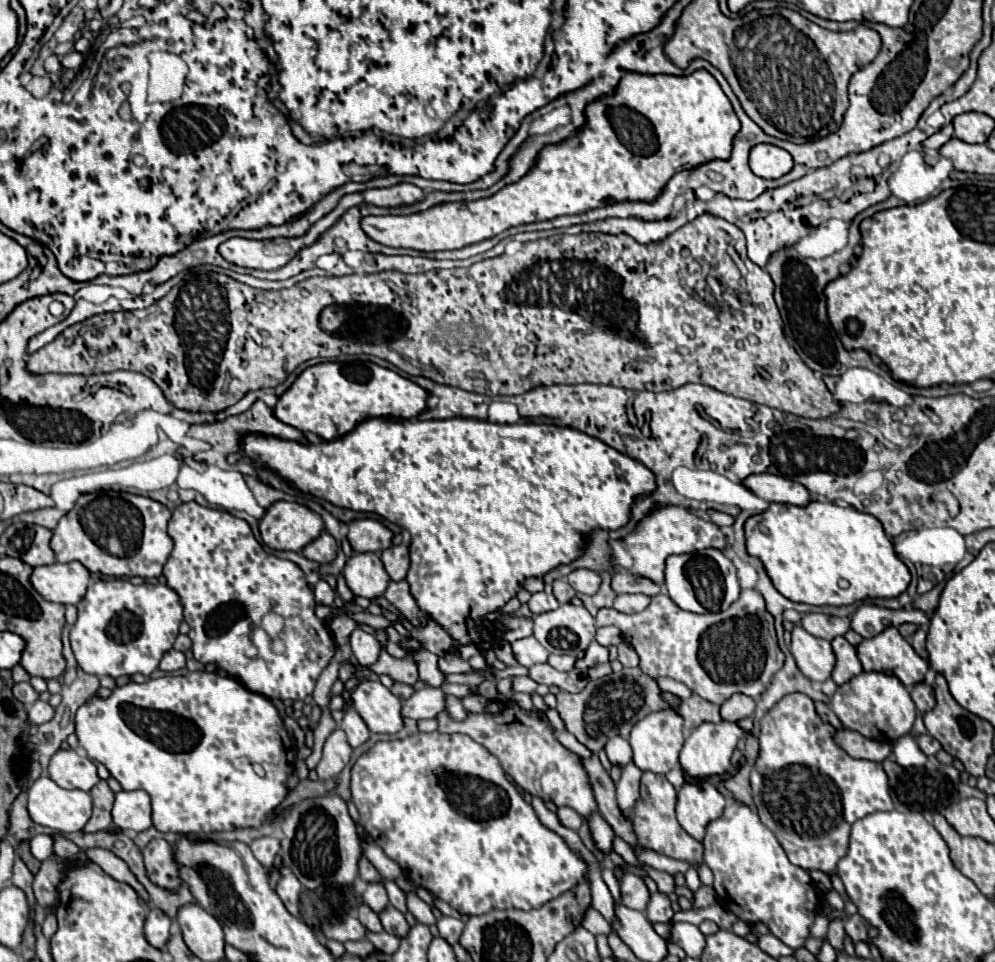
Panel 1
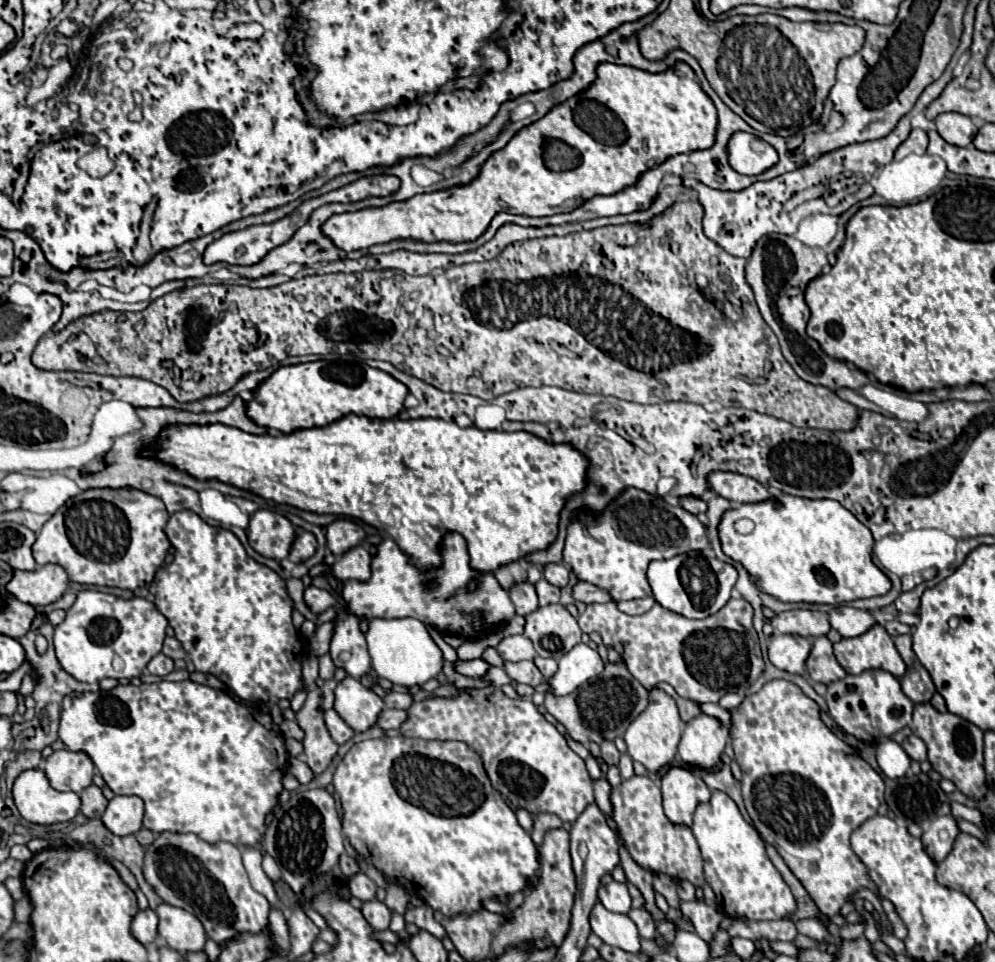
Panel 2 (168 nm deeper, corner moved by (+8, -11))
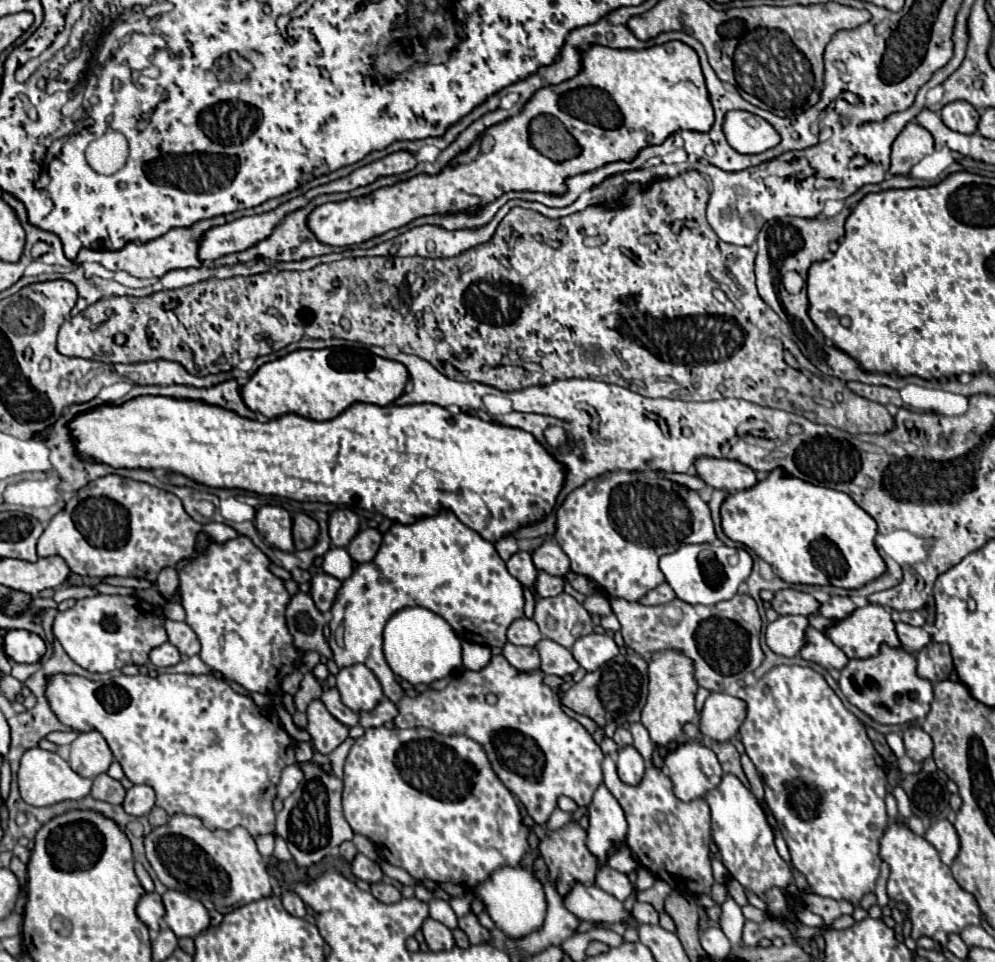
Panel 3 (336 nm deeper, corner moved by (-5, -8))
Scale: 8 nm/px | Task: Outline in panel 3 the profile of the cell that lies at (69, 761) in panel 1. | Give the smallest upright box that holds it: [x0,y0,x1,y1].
[69,733,113,779]

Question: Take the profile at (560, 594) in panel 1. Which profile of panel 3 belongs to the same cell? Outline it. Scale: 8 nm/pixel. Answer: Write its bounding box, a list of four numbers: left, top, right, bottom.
[537,571,565,599]

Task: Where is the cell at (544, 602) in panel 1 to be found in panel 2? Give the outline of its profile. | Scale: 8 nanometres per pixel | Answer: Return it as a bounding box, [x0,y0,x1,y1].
[510,582,538,616]

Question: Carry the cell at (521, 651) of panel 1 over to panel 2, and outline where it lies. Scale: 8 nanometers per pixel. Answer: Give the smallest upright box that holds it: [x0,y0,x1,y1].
[496,636,536,662]

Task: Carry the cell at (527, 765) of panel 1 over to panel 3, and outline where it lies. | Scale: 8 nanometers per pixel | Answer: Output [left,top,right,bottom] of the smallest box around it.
[395,655,603,825]

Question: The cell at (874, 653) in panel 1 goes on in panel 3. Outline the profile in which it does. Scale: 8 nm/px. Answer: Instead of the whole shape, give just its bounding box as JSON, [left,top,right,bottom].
[827,605,901,659]

